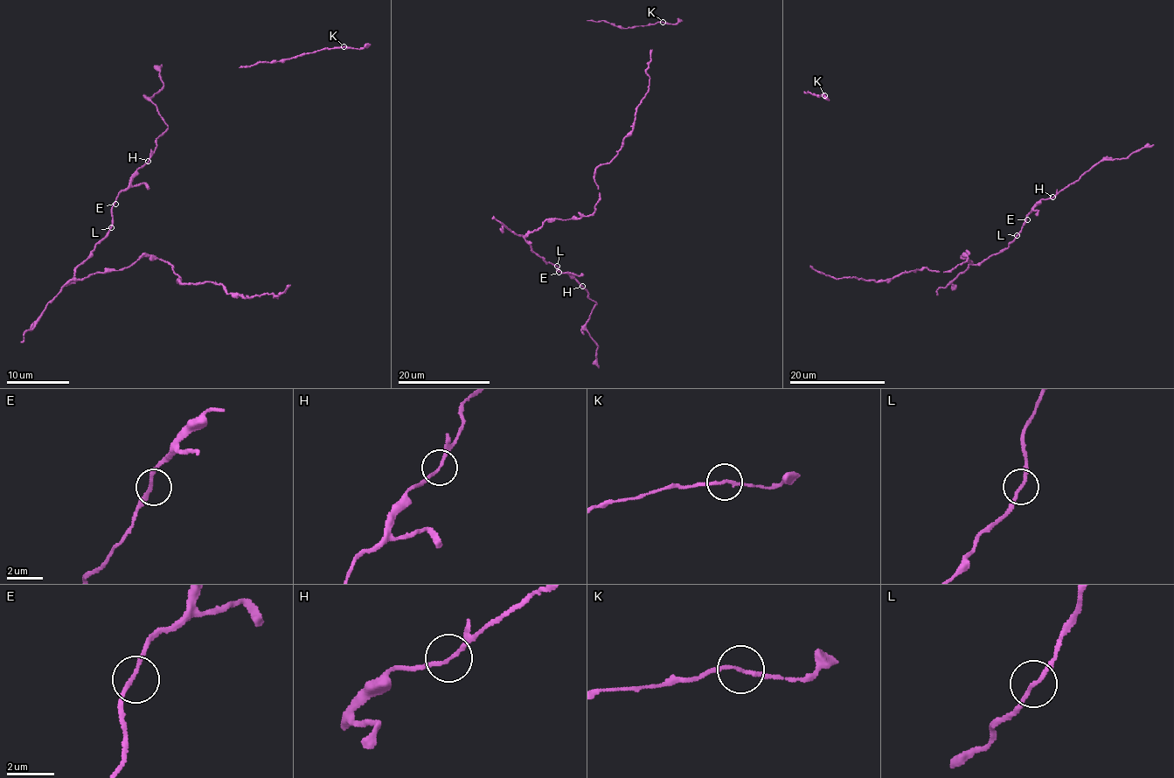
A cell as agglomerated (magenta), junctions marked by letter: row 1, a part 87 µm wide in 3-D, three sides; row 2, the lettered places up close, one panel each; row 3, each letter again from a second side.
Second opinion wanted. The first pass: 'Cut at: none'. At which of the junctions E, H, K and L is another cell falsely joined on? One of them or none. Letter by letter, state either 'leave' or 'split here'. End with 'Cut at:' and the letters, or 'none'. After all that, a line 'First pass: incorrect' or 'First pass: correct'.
E: leave
H: leave
K: leave
L: leave
Cut at: none
First pass: correct

